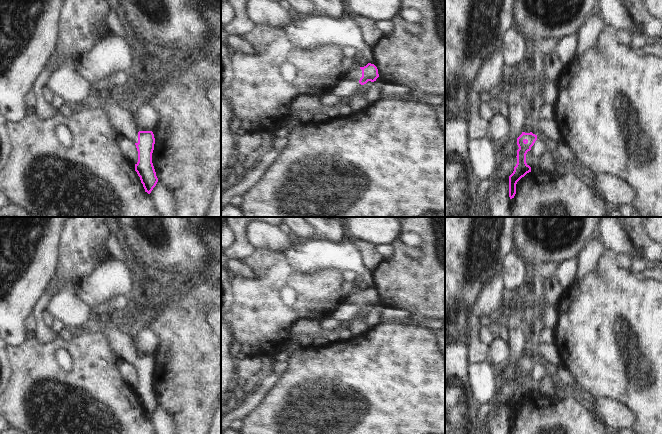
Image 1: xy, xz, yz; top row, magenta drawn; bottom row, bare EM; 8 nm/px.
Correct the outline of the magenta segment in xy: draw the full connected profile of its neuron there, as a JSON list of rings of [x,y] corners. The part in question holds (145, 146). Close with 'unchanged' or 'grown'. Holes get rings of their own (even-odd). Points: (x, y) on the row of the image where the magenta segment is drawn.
[[[106,100],[102,108],[105,110],[108,121],[115,131],[120,132],[123,137],[127,137],[135,143],[138,151],[138,162],[135,164],[135,171],[140,177],[145,192],[150,194],[158,182],[152,163],[155,144],[153,132],[139,131],[134,125],[132,111],[123,108],[121,105],[112,104]]]; grown

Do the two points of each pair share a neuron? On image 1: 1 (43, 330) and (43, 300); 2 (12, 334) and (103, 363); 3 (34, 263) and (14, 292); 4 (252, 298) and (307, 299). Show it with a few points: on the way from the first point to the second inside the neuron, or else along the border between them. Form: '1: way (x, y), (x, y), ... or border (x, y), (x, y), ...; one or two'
1: way (39, 323), (39, 307); one
2: border (30, 335), (18, 346), (10, 347); two
3: way (27, 270), (14, 285); one
4: way (266, 309), (289, 309), (293, 307); one

